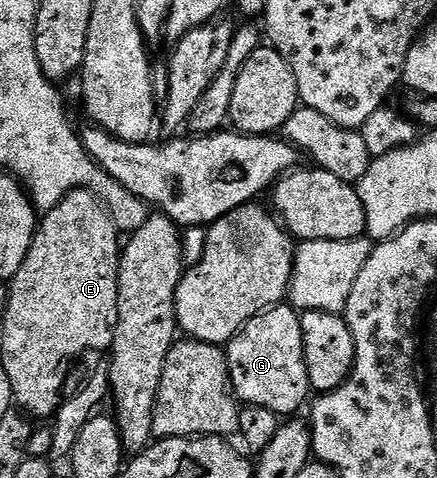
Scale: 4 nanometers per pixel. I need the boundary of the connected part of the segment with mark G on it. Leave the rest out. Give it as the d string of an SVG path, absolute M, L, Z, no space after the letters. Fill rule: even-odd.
M291 305L272 306L253 316L227 343L226 353L232 391L241 403L270 408L270 412L281 416L292 416L304 401L309 401L302 324L300 314Z

